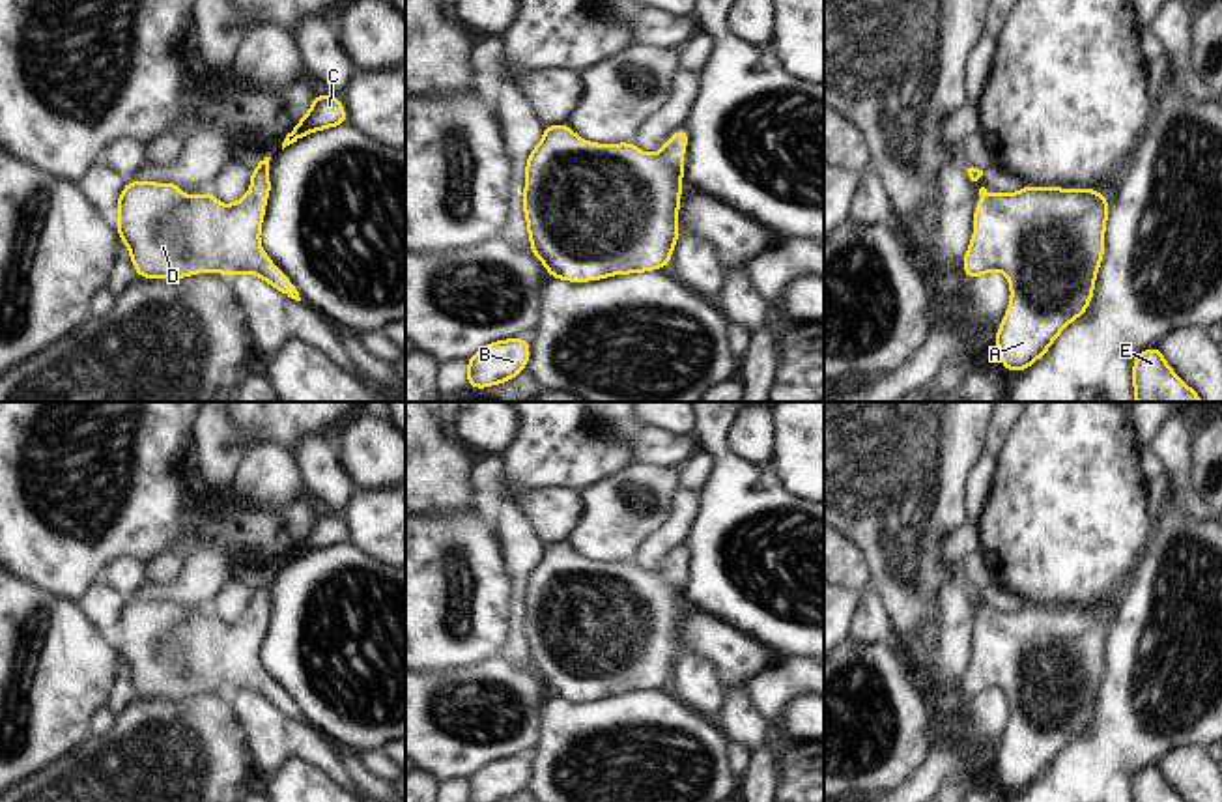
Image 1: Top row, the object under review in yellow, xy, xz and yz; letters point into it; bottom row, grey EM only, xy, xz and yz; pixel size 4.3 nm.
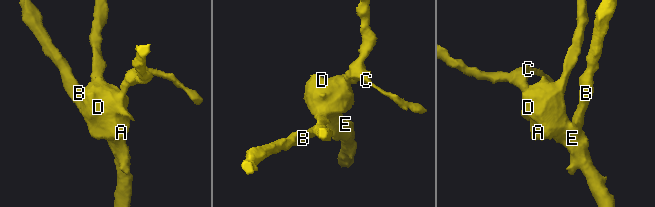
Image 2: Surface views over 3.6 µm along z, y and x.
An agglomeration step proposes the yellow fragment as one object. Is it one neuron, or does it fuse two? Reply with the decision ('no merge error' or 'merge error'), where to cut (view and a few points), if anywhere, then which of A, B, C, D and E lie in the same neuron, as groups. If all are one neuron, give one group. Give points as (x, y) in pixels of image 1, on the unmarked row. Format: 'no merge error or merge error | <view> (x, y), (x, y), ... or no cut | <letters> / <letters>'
no merge error | no cut | A B C D E

